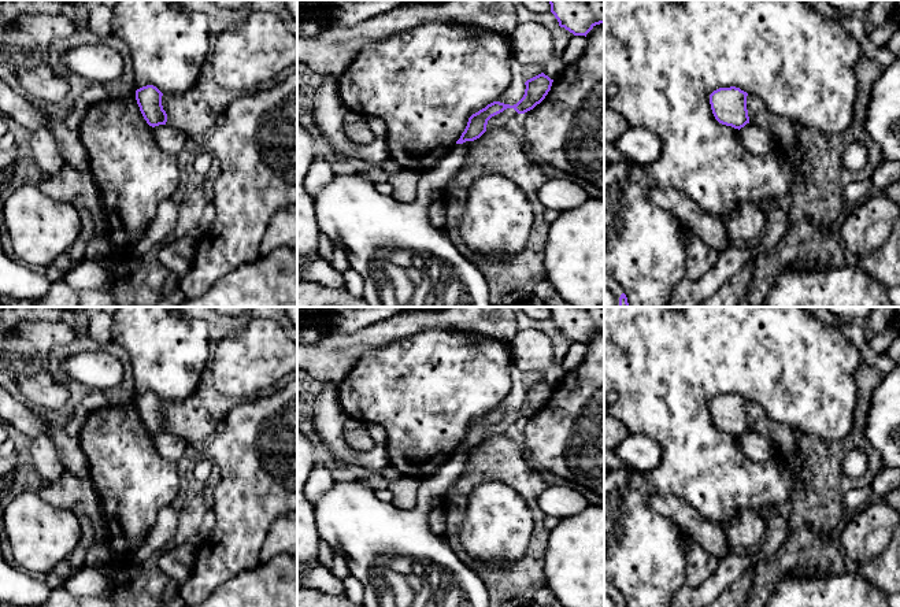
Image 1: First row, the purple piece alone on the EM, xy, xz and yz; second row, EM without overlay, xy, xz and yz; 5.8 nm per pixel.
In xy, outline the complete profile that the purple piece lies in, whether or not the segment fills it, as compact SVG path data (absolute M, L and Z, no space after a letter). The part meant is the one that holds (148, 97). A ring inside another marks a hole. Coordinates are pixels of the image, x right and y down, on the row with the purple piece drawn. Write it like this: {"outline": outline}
{"outline": "M147 85L136 90L136 100L140 111L152 127L166 125L167 114L162 106L163 93L153 85Z"}

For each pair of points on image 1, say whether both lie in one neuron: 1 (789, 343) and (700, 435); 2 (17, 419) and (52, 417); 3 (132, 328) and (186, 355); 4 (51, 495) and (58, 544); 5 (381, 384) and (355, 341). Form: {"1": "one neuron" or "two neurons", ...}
{"1": "one neuron", "2": "two neurons", "3": "one neuron", "4": "two neurons", "5": "two neurons"}

